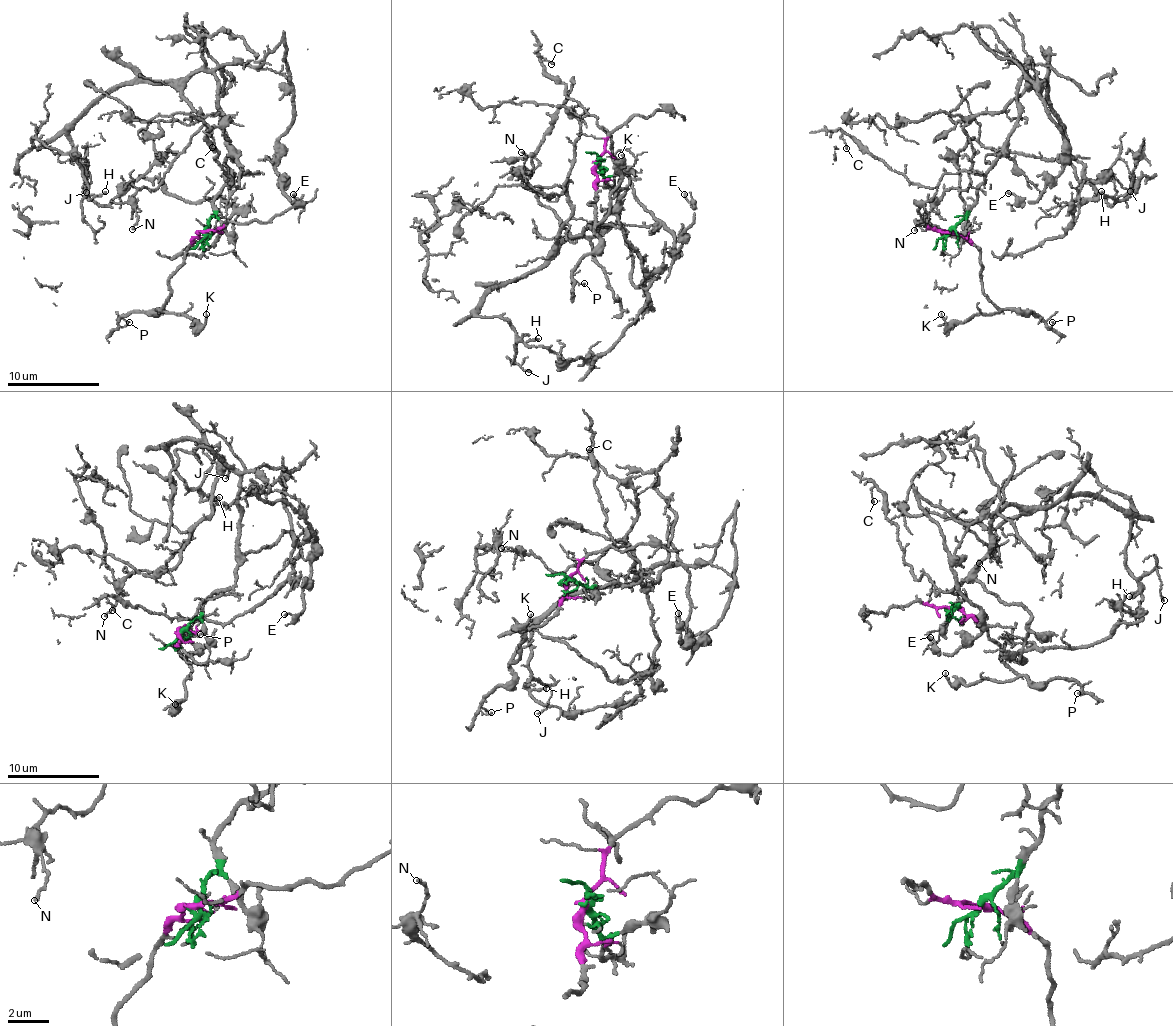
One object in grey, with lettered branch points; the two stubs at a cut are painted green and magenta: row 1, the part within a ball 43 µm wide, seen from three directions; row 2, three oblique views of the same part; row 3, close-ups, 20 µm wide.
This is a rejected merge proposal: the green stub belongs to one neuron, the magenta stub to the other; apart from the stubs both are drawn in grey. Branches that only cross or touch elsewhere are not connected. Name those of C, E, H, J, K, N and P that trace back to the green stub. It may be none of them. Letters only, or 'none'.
C, E, H, J, N

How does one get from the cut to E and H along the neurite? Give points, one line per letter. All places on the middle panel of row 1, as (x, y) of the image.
E: (597, 163), (603, 186), (625, 191), (583, 236), (654, 225), (677, 252), (695, 219), (683, 194)
H: (597, 163), (603, 186), (625, 191), (600, 224), (565, 236), (477, 309), (539, 339)

